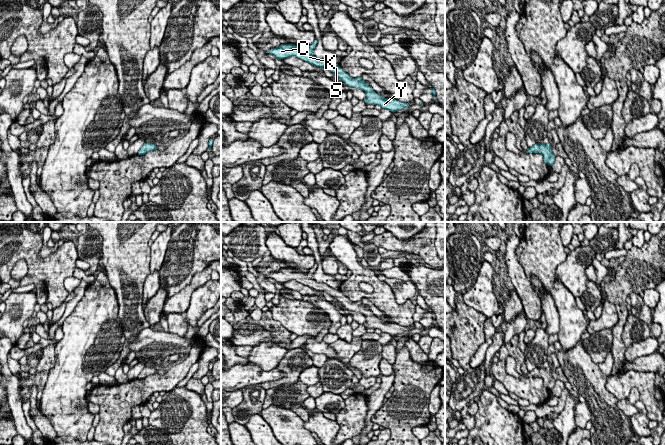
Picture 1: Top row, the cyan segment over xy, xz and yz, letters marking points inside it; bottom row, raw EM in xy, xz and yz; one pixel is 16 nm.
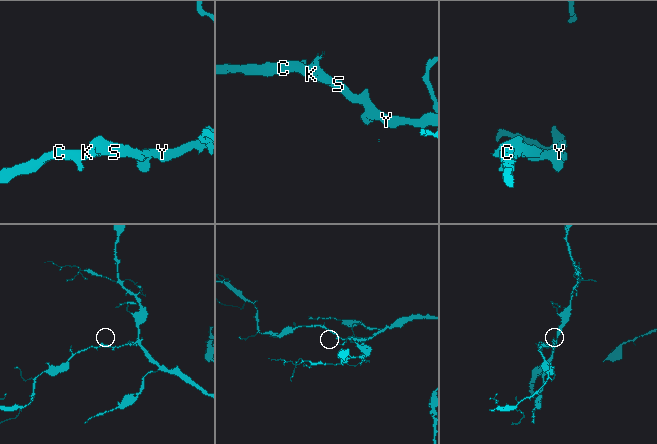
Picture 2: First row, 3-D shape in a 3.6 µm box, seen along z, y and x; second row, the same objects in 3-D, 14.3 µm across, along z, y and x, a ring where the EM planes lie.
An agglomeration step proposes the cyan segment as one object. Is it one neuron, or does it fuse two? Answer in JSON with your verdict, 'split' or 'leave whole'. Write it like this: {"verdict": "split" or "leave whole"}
{"verdict": "leave whole"}

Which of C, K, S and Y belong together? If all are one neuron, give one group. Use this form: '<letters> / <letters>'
C K S Y

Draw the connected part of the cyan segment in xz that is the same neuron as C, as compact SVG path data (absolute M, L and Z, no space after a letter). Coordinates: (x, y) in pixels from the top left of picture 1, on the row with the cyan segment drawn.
M315 39L312 44L309 45L307 50L300 49L295 44L281 44L279 47L271 49L266 53L272 54L276 59L284 59L290 56L295 56L305 62L308 62L314 66L326 68L340 78L347 86L355 87L363 90L366 93L366 98L363 100L366 104L379 105L383 109L388 109L391 112L396 112L403 108L409 108L409 103L401 102L396 99L387 99L382 95L377 94L371 86L366 84L366 81L362 80L362 76L357 78L350 77L340 65L334 65L324 59L319 59L313 55L313 50L317 46L318 40Z

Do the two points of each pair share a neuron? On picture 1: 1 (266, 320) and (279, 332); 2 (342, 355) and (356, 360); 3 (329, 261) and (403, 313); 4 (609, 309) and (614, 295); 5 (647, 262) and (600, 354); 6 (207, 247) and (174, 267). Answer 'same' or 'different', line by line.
1: same
2: different
3: different
4: different
5: different
6: same

